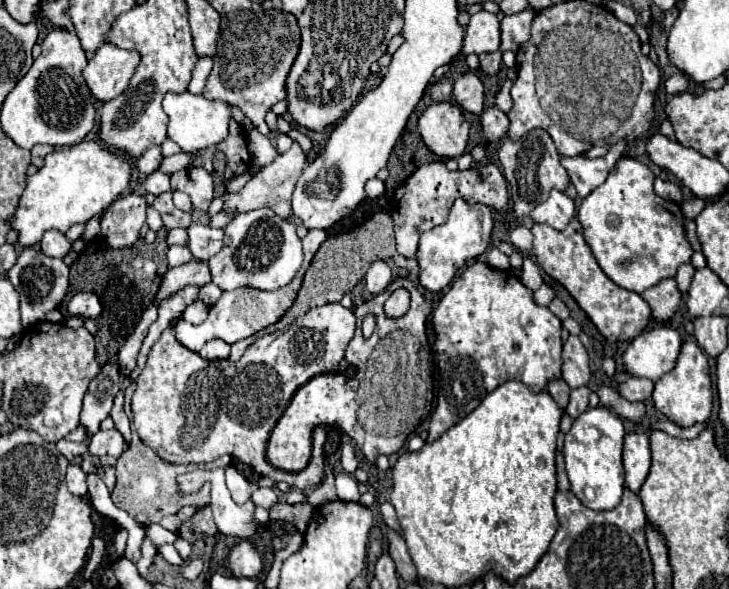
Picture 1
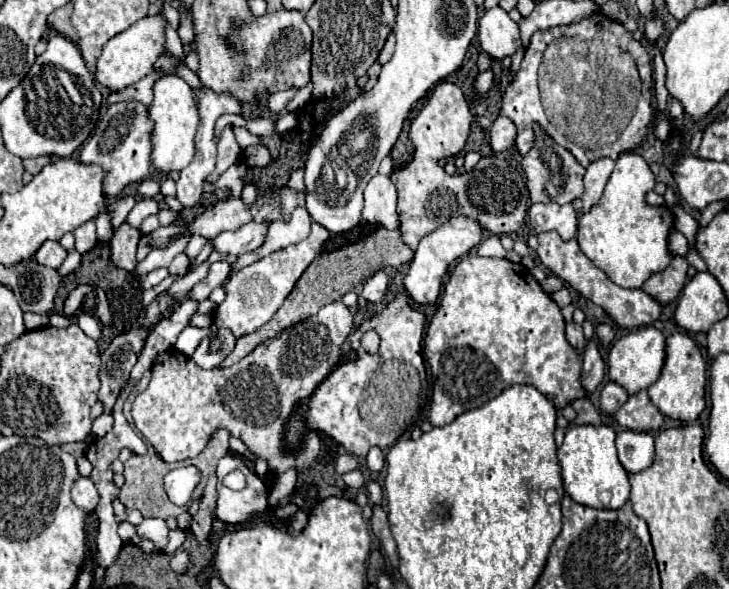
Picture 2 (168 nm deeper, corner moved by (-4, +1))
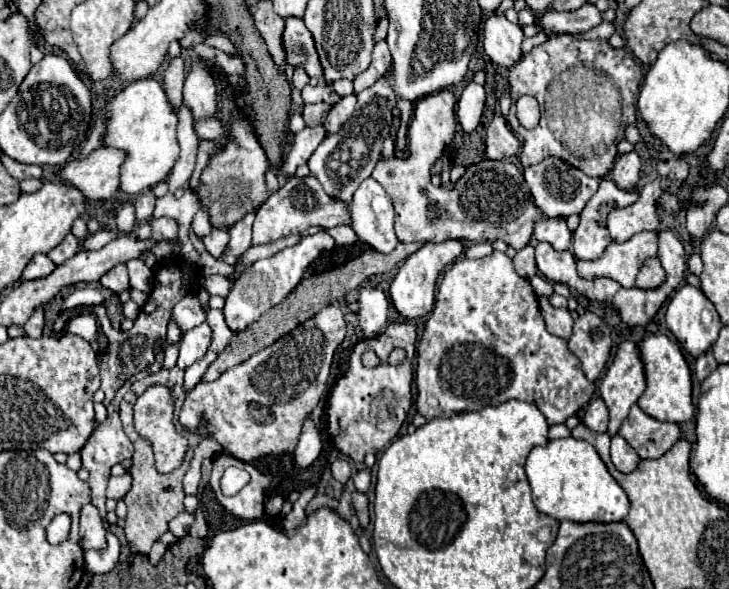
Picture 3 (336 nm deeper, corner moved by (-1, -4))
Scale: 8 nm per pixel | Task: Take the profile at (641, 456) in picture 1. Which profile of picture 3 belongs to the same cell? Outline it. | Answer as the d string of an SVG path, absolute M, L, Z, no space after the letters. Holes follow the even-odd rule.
M618 434L612 436L610 456L612 456L612 462L614 462L614 466L616 466L618 472L632 472L632 470L636 470L636 466L640 462L640 458L632 450L632 446L624 438L620 438Z

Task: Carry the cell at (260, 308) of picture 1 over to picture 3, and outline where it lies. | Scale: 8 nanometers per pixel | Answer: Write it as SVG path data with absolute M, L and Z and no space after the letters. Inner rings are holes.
M318 232L314 236L306 236L300 244L286 248L284 252L264 258L264 260L256 260L252 266L248 266L232 284L230 294L226 296L226 306L224 306L224 316L226 316L226 324L232 332L240 332L244 328L248 328L252 322L256 322L264 312L268 312L272 306L280 304L302 280L306 268L310 266L310 262L324 250L332 250L334 248L334 238L328 232Z

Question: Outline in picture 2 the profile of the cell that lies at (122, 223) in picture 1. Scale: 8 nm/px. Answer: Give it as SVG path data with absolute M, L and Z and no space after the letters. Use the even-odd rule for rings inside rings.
M123 221L115 229L115 235L111 239L111 259L113 259L113 263L117 267L125 269L125 271L133 271L135 265L137 265L137 259L135 259L137 243L139 243L139 229L129 225L127 221Z

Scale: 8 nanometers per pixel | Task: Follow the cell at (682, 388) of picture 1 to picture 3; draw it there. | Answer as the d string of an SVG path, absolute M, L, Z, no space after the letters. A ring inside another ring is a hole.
M650 334L648 338L638 342L638 350L640 350L640 360L644 362L644 376L646 376L646 390L638 398L638 406L648 416L662 422L676 422L676 424L688 422L694 416L692 378L680 346L664 334Z

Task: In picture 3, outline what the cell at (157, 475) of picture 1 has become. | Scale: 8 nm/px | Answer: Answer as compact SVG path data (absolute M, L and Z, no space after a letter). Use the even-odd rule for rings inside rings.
M176 366L172 370L160 370L158 374L154 376L146 376L142 380L136 380L132 382L130 390L124 394L122 402L120 402L120 418L122 418L122 424L124 424L124 432L126 436L132 440L134 444L134 456L132 456L132 476L134 476L134 482L132 482L132 490L124 496L126 504L128 504L128 516L126 516L126 524L124 524L124 534L126 534L126 540L128 540L128 546L130 546L130 552L132 554L148 554L152 544L168 530L168 522L180 512L184 510L184 490L182 490L182 476L186 474L188 470L188 464L192 460L192 450L194 446L205 439L205 434L190 434L187 432L188 438L188 450L186 456L184 456L184 462L180 468L176 468L174 472L170 474L160 474L154 466L154 452L152 452L152 444L148 440L144 440L136 428L134 428L134 420L132 420L132 414L134 414L134 404L138 400L138 396L144 394L146 388L150 386L156 386L156 384L162 384L162 386L168 386L168 390L172 390L172 398L174 398L174 424L178 425L178 414L180 406L184 404L187 394L184 394L182 390L182 378L184 378L184 372L178 370Z

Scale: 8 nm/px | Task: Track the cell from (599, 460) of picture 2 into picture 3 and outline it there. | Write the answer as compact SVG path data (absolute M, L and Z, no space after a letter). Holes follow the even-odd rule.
M562 438L562 440L550 440L546 446L536 446L524 464L530 488L532 488L532 500L534 506L562 522L562 520L570 520L570 522L622 522L630 510L630 500L626 496L626 492L620 488L620 484L610 476L606 464L602 462L602 458L598 456L598 452L594 450L592 444L584 442L584 440L576 440L576 438Z

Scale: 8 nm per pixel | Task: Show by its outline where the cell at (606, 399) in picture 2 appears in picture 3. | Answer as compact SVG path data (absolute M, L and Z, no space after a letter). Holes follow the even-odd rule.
M594 398L582 414L582 424L594 432L606 432L608 428L608 408L602 398Z

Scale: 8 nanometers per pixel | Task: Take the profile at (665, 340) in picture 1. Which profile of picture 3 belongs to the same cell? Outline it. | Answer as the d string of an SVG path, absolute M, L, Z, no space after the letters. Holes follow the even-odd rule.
M622 342L616 350L614 362L610 364L600 384L600 396L610 412L610 422L608 422L610 436L618 432L622 420L628 416L632 404L636 404L644 388L646 388L646 378L638 346L636 342Z

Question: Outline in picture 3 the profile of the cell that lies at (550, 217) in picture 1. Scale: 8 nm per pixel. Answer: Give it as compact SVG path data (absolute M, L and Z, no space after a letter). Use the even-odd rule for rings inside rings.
M550 218L550 220L536 222L534 238L538 242L552 244L554 250L570 250L570 246L572 246L572 234L570 234L566 222L560 220L560 218Z

